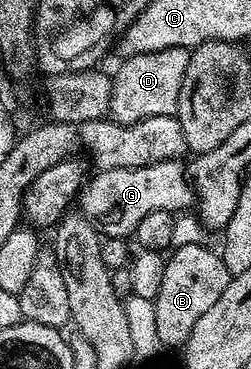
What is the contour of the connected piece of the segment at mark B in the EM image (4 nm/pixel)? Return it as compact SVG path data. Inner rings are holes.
M196 242L179 246L167 255L162 286L155 298L155 323L163 345L168 348L183 347L190 332L194 332L194 324L198 324L198 320L218 301L218 296L226 292L230 277L223 257L217 251L215 254Z

